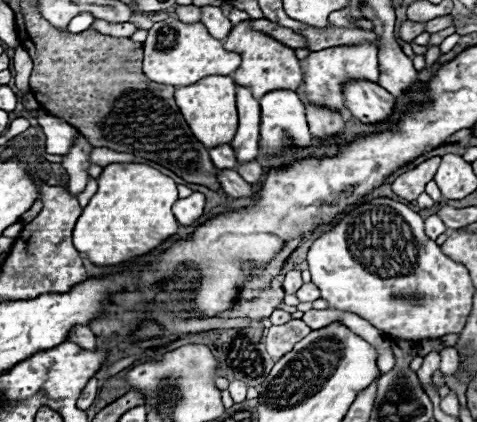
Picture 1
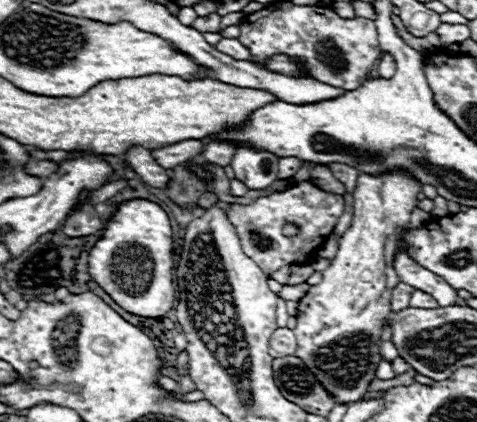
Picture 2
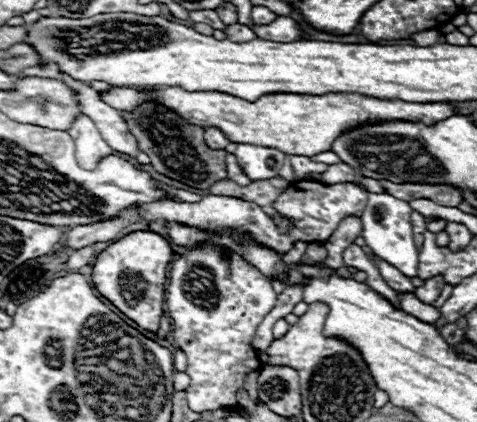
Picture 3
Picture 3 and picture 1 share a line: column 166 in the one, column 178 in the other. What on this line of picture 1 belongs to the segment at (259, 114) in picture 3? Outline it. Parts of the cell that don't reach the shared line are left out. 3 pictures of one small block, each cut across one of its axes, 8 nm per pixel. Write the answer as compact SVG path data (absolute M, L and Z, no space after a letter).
M208 76L192 86L180 86L174 90L174 98L192 134L206 148L220 146L220 142L232 142L238 128L238 116L236 116L236 84L230 76Z

